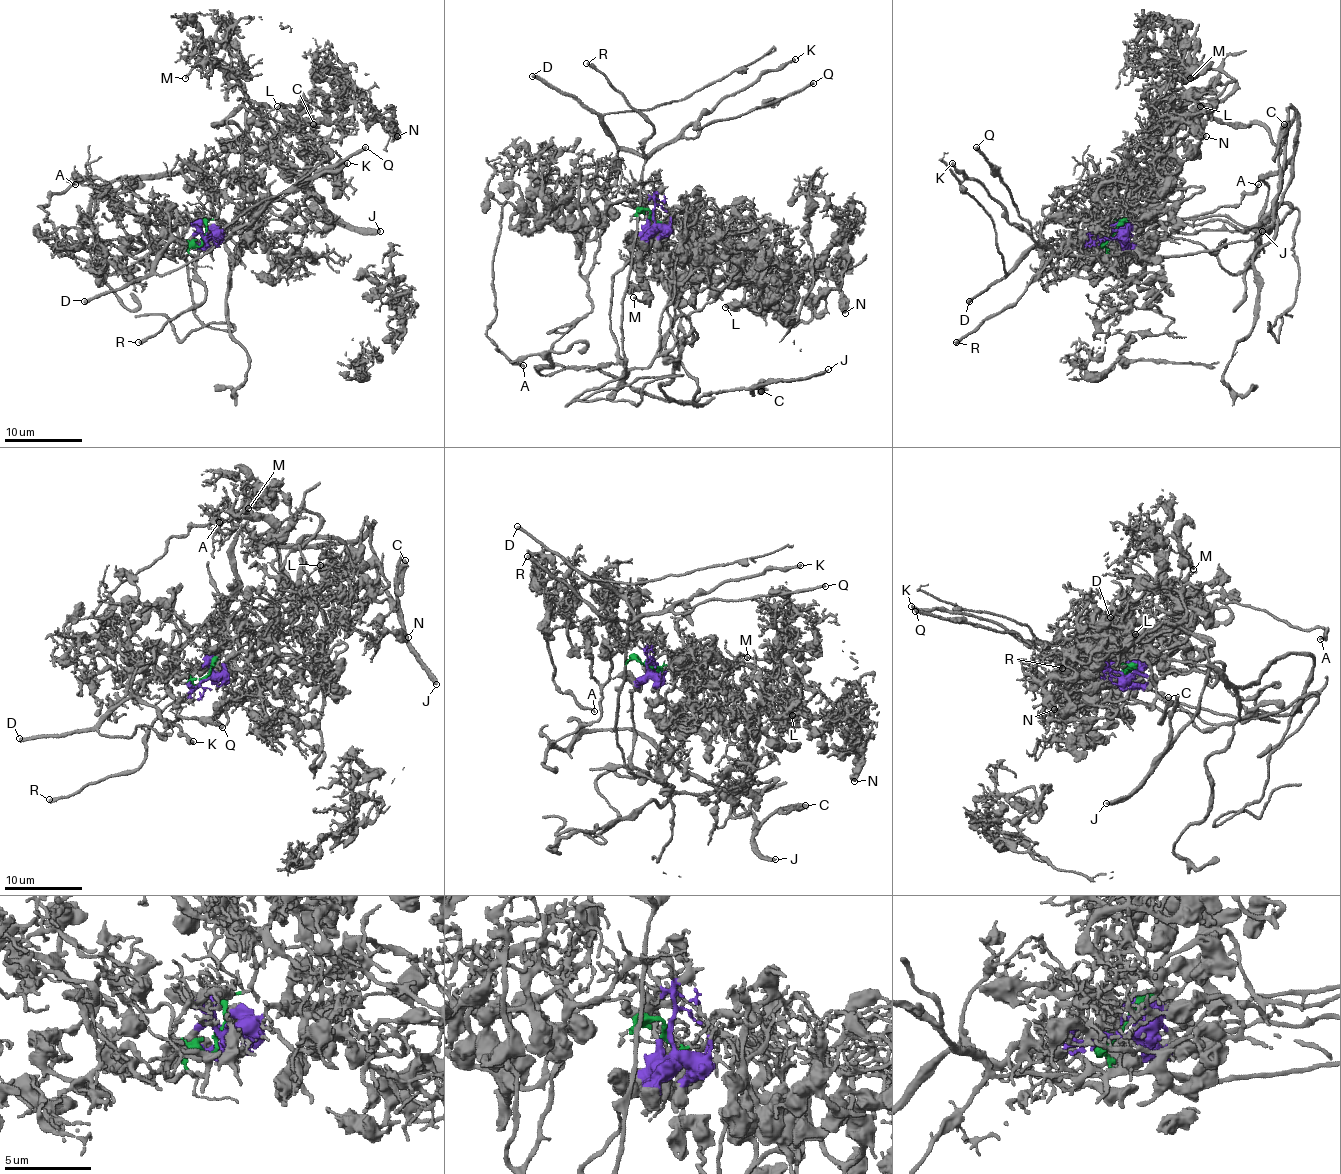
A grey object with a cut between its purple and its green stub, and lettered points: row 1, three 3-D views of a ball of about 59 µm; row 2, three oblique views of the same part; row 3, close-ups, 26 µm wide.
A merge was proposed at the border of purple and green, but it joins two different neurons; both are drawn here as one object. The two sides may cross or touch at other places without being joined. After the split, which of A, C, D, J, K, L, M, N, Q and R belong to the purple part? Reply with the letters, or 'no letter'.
A, C, J, L, M, N

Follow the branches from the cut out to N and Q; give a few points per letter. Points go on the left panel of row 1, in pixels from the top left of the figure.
N: (204, 239), (269, 196), (300, 205), (322, 168), (316, 149), (353, 113), (384, 113), (396, 137)
Q: (203, 239), (199, 246), (191, 246), (193, 256), (204, 246), (236, 235), (267, 203), (281, 200), (365, 147)

